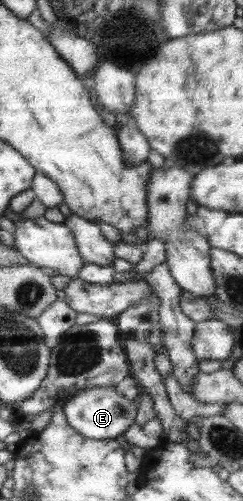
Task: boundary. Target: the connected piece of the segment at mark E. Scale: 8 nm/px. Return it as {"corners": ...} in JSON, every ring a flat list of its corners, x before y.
{"corners":[[94,387,78,392,67,400,64,403,62,414,71,428,75,428,79,434,87,438,117,439,135,421,139,406,139,396,134,400,127,400,113,387]]}

